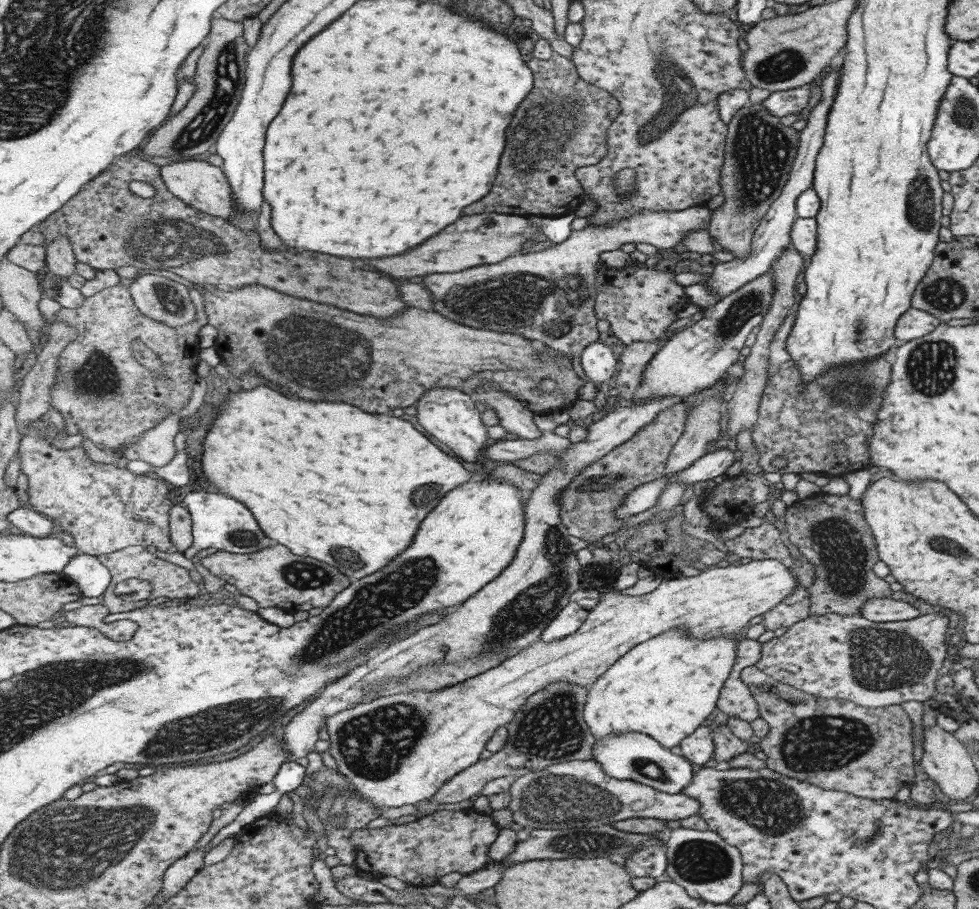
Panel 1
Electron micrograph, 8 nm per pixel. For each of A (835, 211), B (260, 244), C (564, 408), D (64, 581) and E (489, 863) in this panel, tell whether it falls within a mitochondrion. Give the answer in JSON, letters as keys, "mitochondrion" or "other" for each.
{"A":"other","B":"other","C":"other","D":"other","E":"other"}

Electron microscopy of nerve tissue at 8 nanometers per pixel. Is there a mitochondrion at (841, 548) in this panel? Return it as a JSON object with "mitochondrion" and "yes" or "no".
{"mitochondrion":"yes"}

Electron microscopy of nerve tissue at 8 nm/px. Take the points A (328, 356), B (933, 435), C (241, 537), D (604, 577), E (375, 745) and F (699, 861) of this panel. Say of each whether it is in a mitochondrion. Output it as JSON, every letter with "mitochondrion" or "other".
{"A":"mitochondrion","B":"other","C":"mitochondrion","D":"other","E":"mitochondrion","F":"mitochondrion"}

